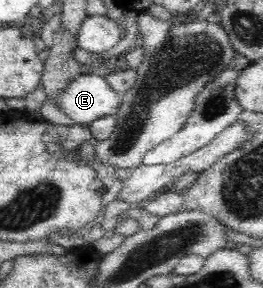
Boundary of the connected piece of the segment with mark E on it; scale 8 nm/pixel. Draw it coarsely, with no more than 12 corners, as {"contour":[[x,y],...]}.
{"contour":[[84,72],[57,104],[75,125],[115,115],[121,95]]}

